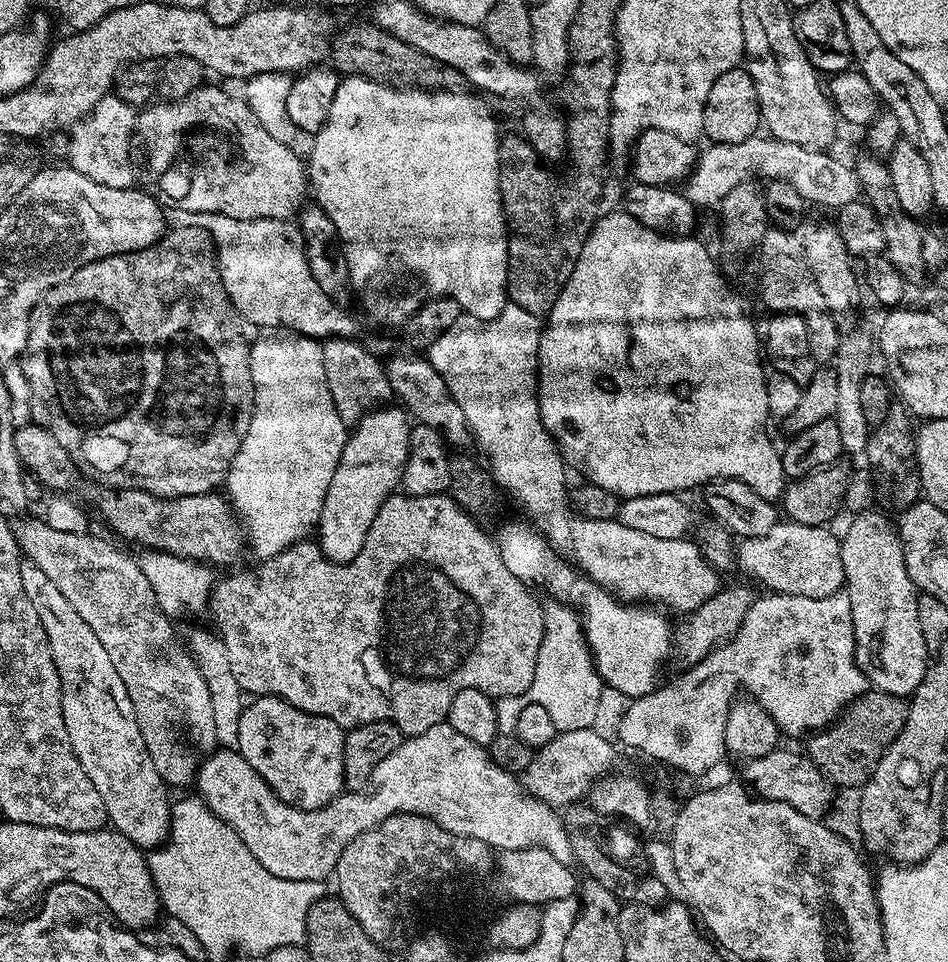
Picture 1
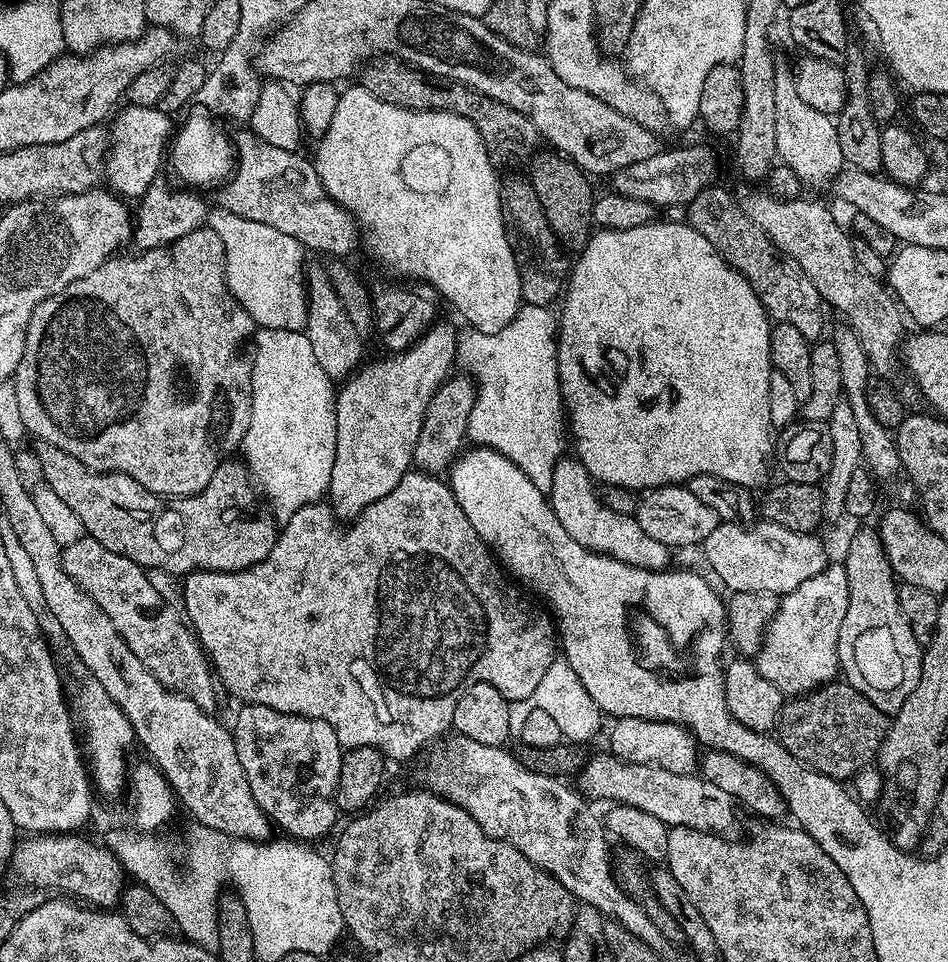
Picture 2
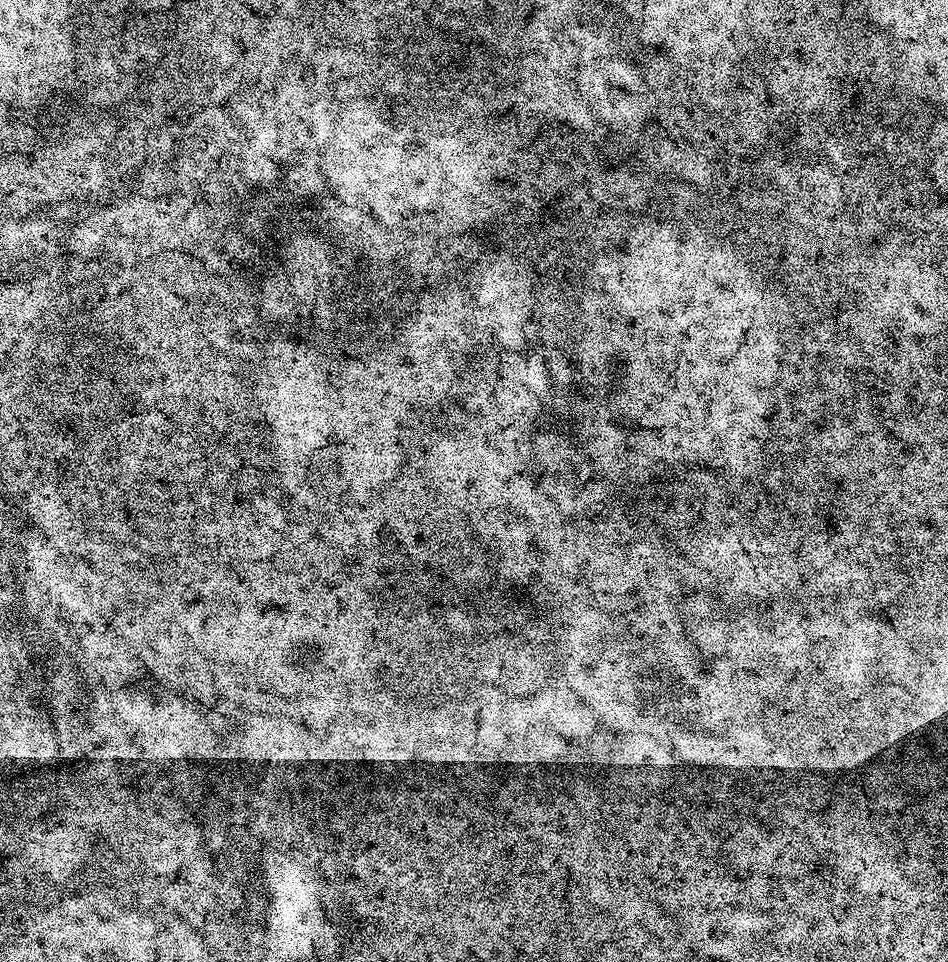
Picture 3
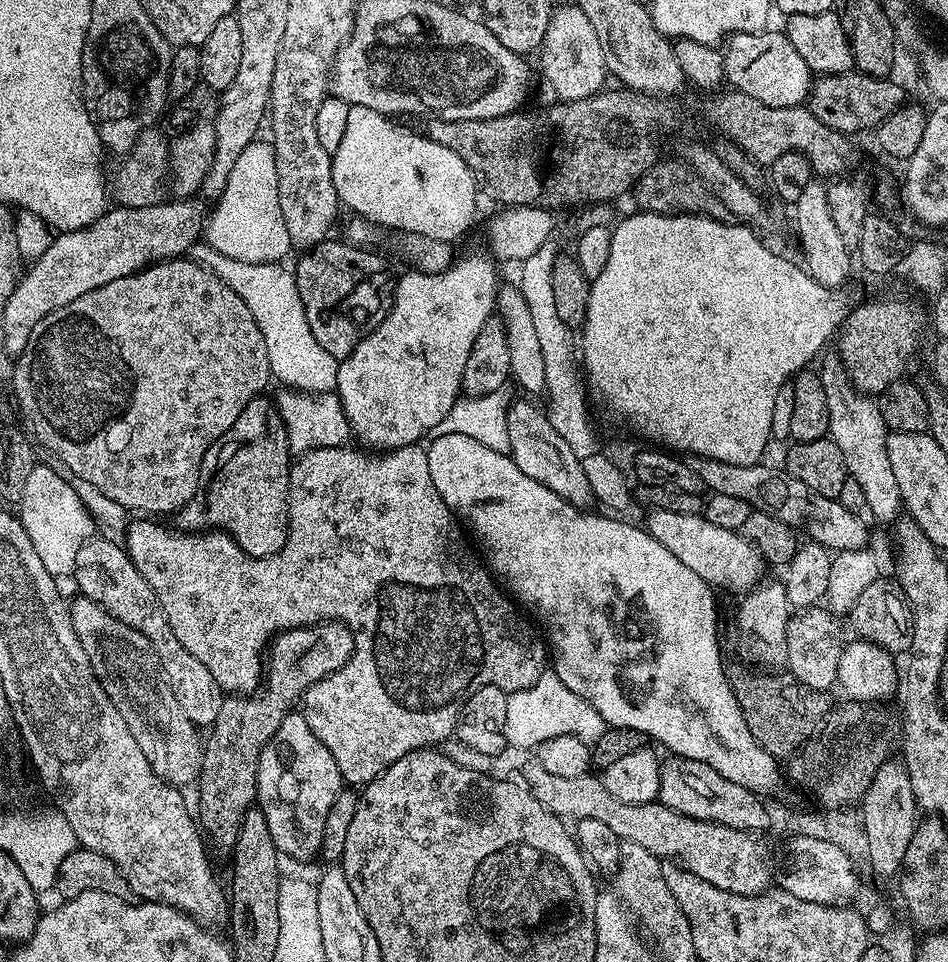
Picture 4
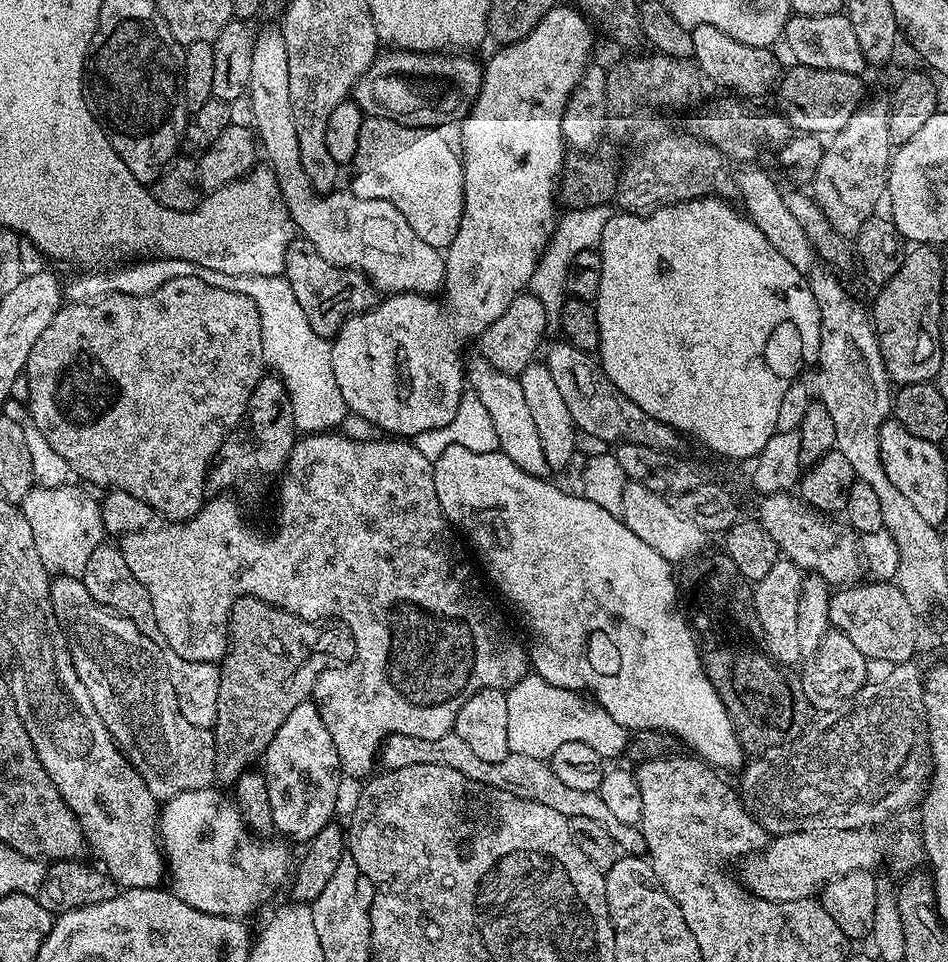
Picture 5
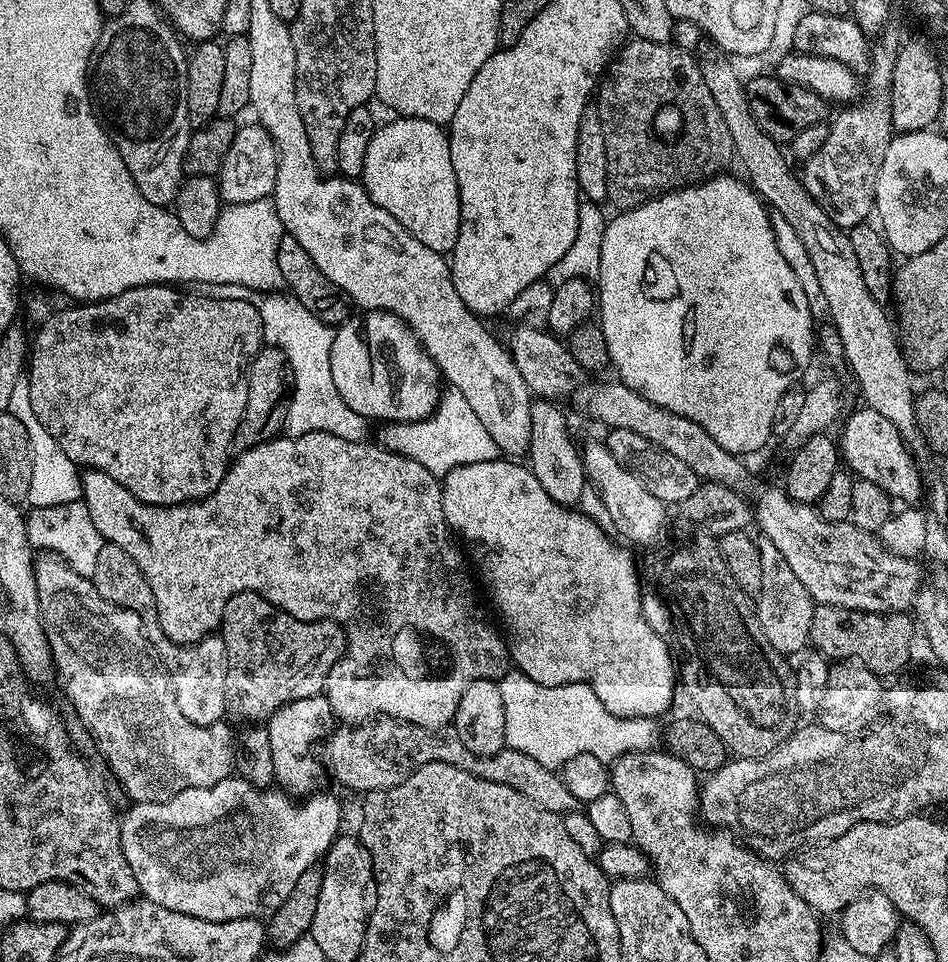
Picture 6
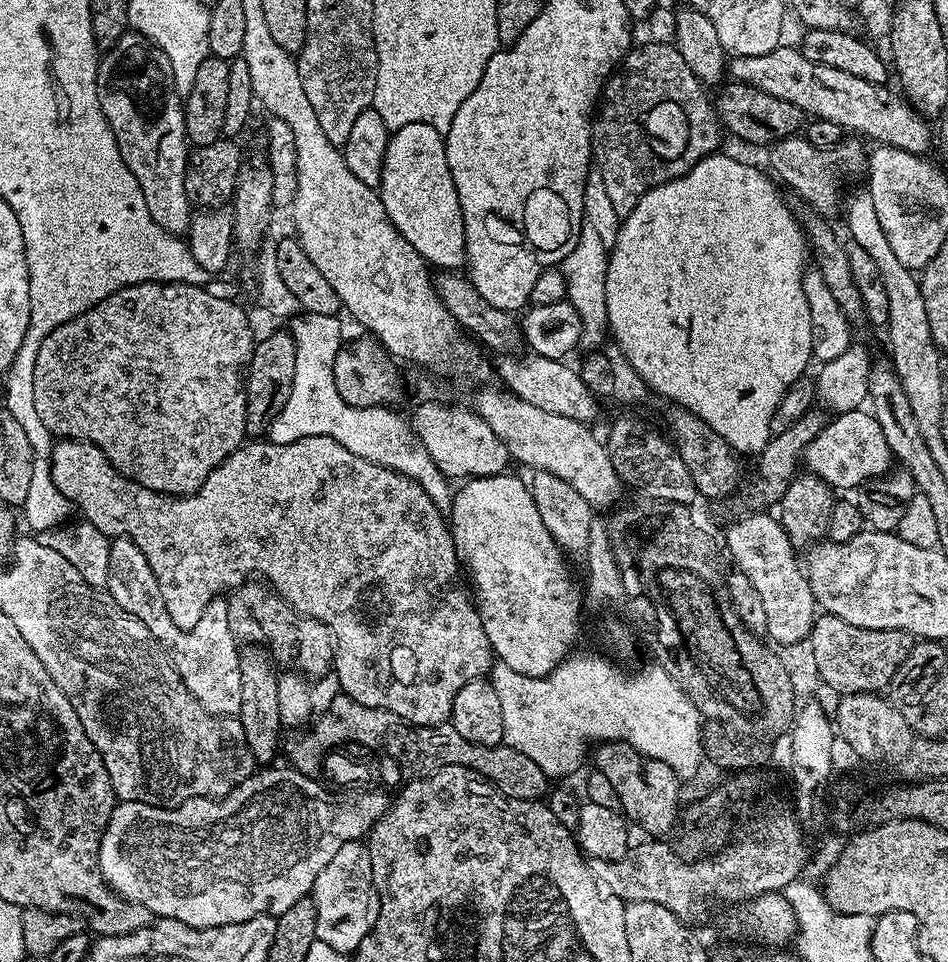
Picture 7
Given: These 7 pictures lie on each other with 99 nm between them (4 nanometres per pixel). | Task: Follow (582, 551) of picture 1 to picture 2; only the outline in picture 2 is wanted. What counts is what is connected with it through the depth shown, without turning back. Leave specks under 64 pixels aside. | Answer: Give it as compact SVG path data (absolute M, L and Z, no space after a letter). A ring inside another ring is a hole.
M561 458L554 466L550 503L558 522L562 522L562 530L566 530L566 534L570 534L578 546L601 552L618 562L626 562L632 568L649 568L659 572L669 567L670 549L644 534L635 516L618 514L604 505L592 475L580 460Z

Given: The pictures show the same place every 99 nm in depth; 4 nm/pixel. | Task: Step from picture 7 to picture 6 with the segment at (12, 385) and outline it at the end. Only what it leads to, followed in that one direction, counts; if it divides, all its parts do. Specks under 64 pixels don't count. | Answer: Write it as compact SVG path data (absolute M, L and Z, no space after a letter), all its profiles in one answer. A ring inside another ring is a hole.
M19 382L11 391L10 400L6 409L22 426L26 426L26 438L30 442L30 462L32 463L32 473L30 474L30 490L26 501L29 509L41 508L42 506L60 506L62 502L74 502L82 496L82 472L81 469L66 454L62 454L62 446L38 422L38 414L34 414L34 405L30 403L28 385Z

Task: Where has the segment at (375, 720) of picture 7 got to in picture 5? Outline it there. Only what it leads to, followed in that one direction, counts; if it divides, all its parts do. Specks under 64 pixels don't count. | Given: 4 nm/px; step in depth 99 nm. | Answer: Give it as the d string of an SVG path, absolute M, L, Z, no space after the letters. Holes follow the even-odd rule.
M390 734L380 745L378 760L387 771L402 770L402 766L450 766L466 778L474 778L474 782L482 782L486 786L494 786L498 790L506 790L510 794L518 794L527 800L542 802L542 806L550 806L550 810L558 810L558 814L569 818L590 818L598 822L614 838L617 849L621 853L630 856L645 855L644 833L637 825L618 822L606 807L606 802L602 802L599 792L590 790L577 790L571 786L565 786L561 780L556 777L551 763L548 760L539 760L530 758L530 754L518 754L509 752L502 762L482 762L472 753L470 746L462 742L455 734L449 734L431 740L430 738L410 738L410 734Z

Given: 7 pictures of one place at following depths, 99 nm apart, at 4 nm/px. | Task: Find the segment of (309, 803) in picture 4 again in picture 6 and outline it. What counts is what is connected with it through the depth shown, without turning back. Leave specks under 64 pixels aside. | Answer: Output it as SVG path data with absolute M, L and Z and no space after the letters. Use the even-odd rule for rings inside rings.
M323 694L298 698L268 717L266 727L270 734L270 754L274 754L275 783L288 796L308 798L321 791L320 783L324 780L324 768L314 757L308 755L319 740L327 741L331 737L337 724L328 697Z

